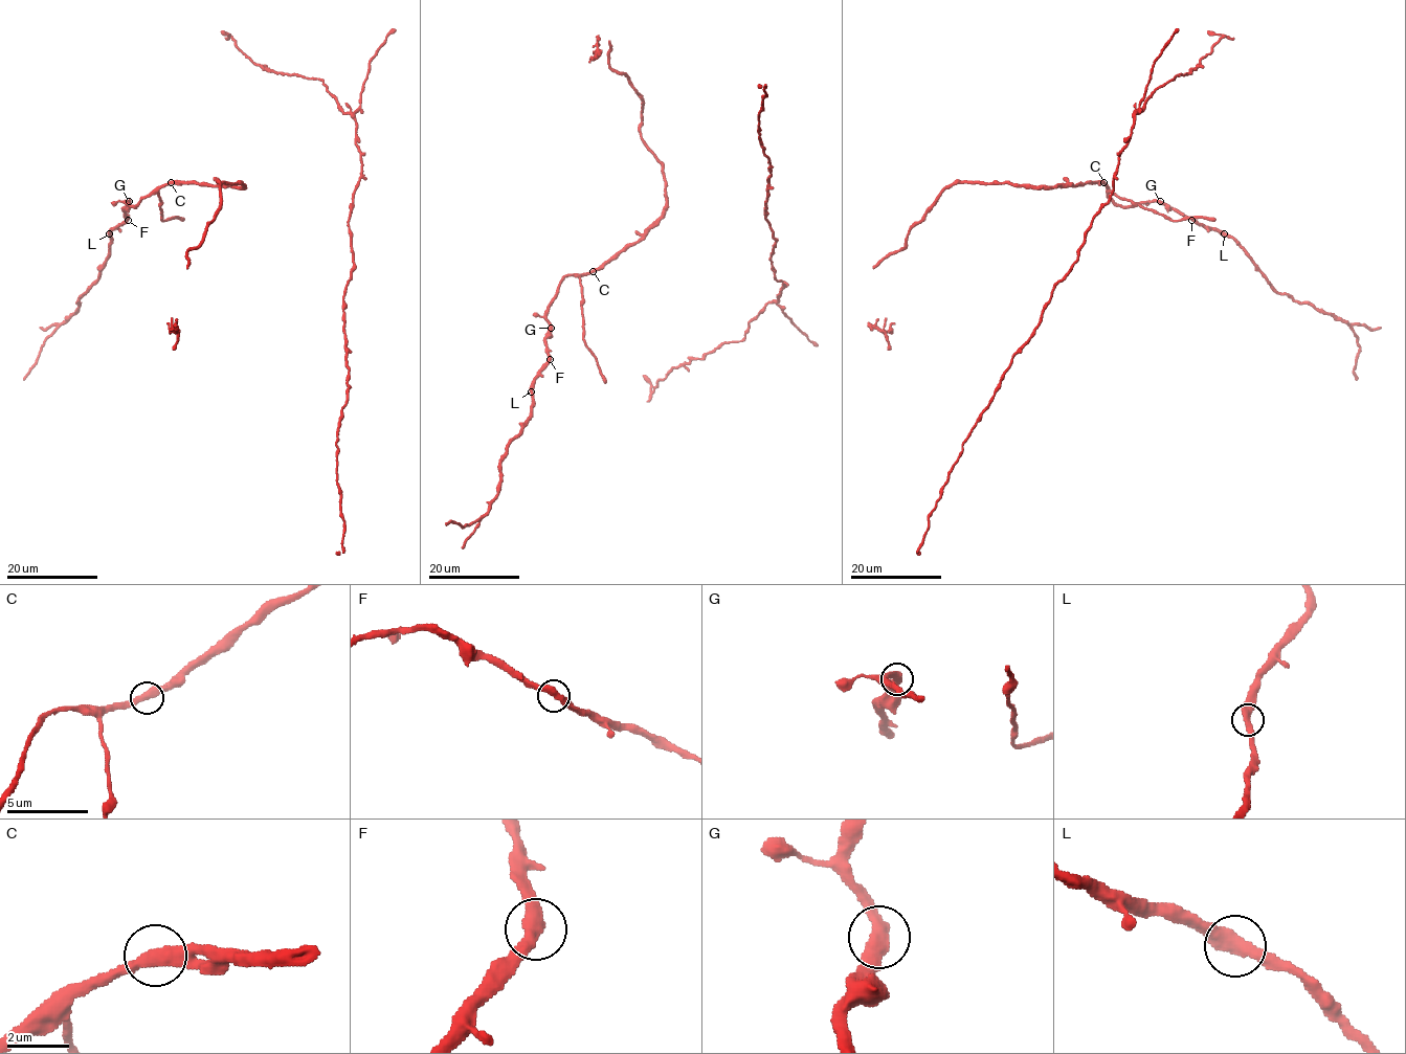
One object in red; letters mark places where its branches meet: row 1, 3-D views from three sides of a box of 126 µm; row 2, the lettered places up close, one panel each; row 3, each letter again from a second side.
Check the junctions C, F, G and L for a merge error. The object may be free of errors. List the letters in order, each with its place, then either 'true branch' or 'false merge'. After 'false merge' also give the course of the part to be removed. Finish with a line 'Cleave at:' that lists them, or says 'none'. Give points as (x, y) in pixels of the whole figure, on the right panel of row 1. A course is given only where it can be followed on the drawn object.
C: (1103, 182) | true branch
F: (1191, 220) | true branch
G: (1160, 201) | true branch
L: (1224, 233) | false merge | (1224, 233), (1279, 293), (1310, 303), (1342, 318), (1358, 339), (1359, 353), (1354, 373), (1357, 380)
Cleave at: L

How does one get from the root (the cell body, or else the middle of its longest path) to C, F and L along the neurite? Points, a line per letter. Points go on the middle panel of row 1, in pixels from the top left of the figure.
C: (665, 215), (641, 240), (627, 244), (593, 271)
F: (665, 215), (641, 240), (627, 244), (599, 268), (564, 277), (545, 316), (550, 326), (545, 338), (550, 359)
L: (665, 215), (641, 240), (627, 244), (599, 268), (564, 277), (545, 316), (549, 361), (531, 391)

